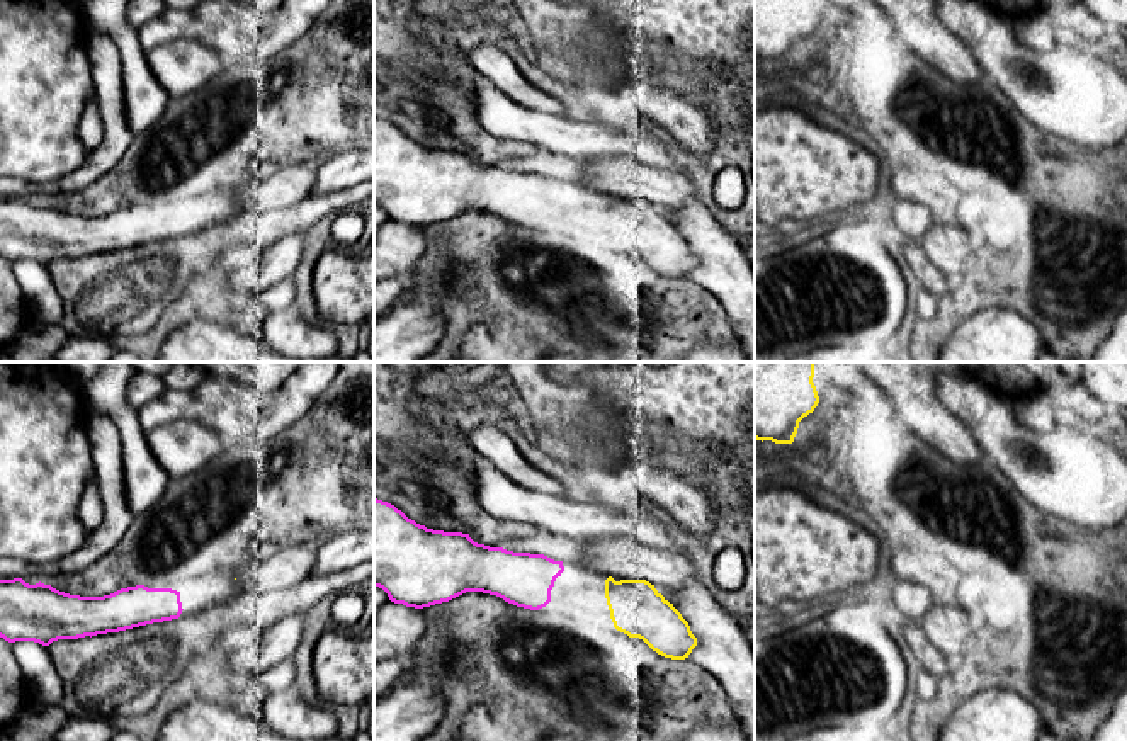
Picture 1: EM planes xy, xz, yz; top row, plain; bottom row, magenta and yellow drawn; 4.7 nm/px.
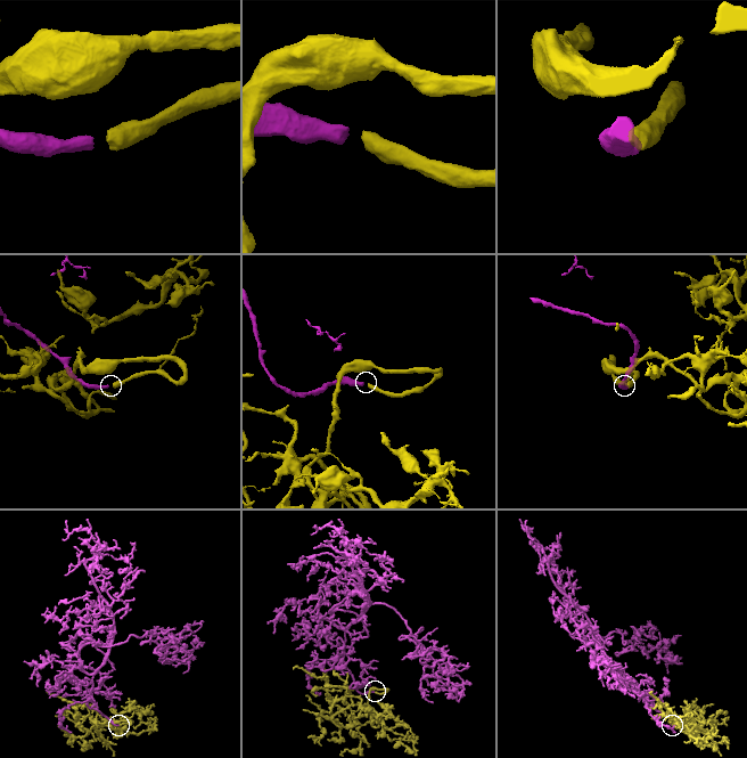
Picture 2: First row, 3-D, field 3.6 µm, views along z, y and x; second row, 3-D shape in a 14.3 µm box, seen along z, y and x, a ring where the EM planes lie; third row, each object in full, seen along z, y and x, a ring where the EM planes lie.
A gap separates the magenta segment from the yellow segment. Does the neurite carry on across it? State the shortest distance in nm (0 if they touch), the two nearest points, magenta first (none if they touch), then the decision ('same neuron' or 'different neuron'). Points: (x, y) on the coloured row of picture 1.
200 nm | xz (563, 570), (605, 580) | same neuron

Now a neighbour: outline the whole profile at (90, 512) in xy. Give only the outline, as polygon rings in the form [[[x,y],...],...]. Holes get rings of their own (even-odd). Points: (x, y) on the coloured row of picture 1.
[[[93,474],[80,502],[78,519],[85,530],[90,534],[102,524],[102,517],[104,505],[99,491],[99,481],[97,476]]]

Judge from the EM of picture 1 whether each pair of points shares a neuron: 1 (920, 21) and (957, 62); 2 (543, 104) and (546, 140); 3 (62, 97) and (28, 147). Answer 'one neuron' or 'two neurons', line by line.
1: one neuron
2: two neurons
3: one neuron

